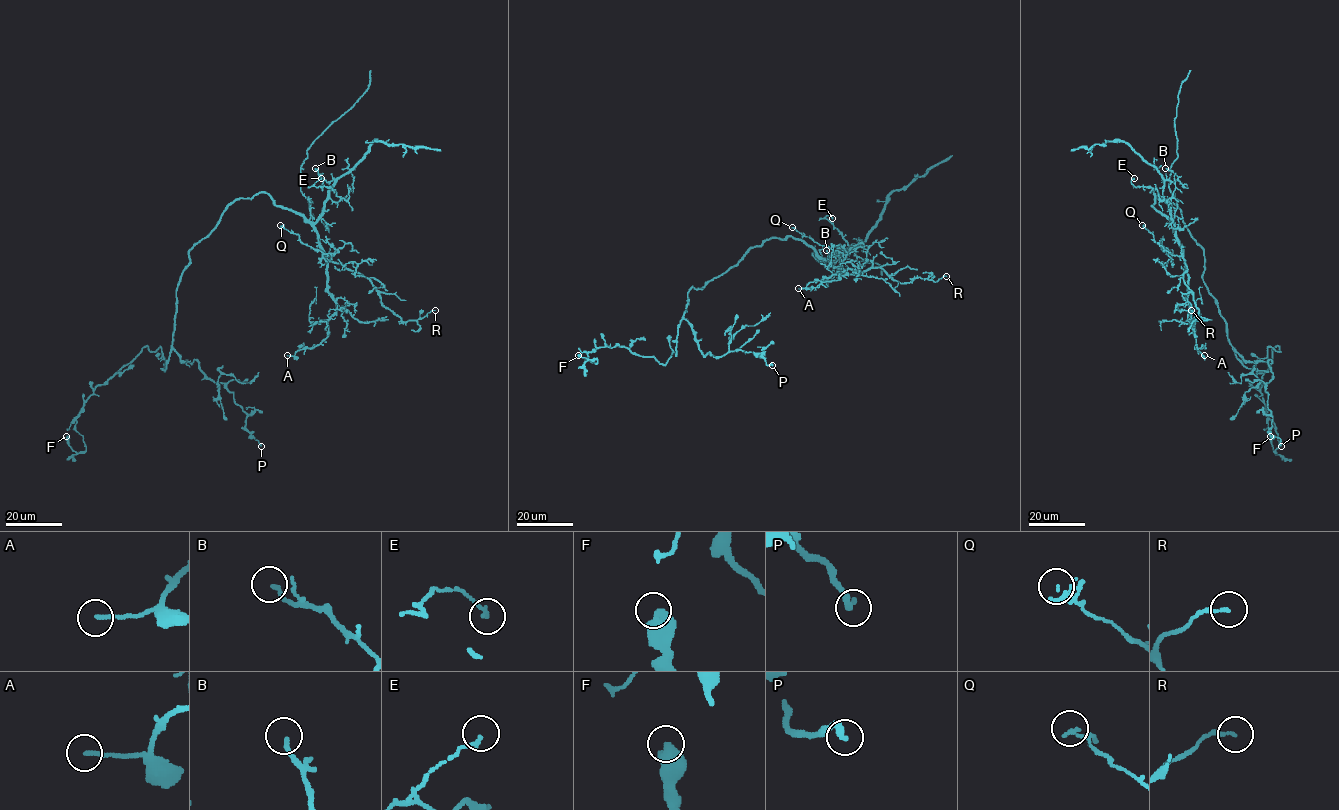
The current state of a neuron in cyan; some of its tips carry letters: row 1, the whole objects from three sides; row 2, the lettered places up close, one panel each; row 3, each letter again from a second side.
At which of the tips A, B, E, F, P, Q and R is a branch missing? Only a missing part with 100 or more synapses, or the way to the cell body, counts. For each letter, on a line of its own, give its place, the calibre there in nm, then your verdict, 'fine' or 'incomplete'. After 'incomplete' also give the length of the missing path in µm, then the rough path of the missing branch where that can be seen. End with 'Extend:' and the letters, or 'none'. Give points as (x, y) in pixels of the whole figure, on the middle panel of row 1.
A: (798, 288) | 150 nm | fine
B: (826, 250) | 160 nm | fine
E: (832, 218) | 130 nm | fine
F: (578, 355) | 650 nm | fine
P: (772, 365) | 320 nm | fine
Q: (792, 227) | 70 nm | fine
R: (946, 276) | 140 nm | fine
Extend: none

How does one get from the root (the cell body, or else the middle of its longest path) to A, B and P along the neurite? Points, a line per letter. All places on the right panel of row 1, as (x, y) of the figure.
A: (1203, 249), (1182, 211), (1153, 192), (1151, 206), (1173, 223), (1182, 248), (1189, 315), (1196, 348), (1204, 355)
B: (1203, 249), (1175, 204), (1153, 192), (1151, 206), (1173, 223), (1163, 187), (1178, 177), (1165, 168)
P: (1203, 249), (1202, 280), (1229, 343), (1246, 361), (1272, 361), (1269, 434), (1281, 446)

